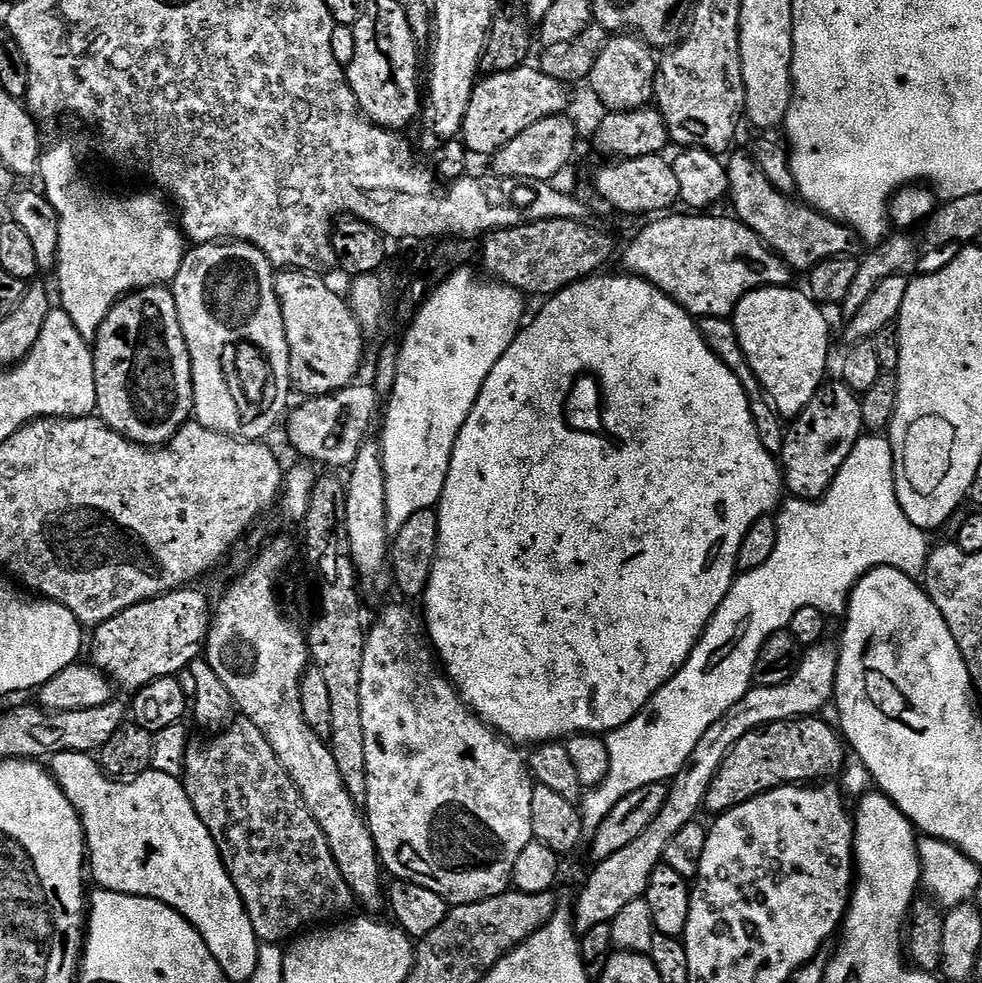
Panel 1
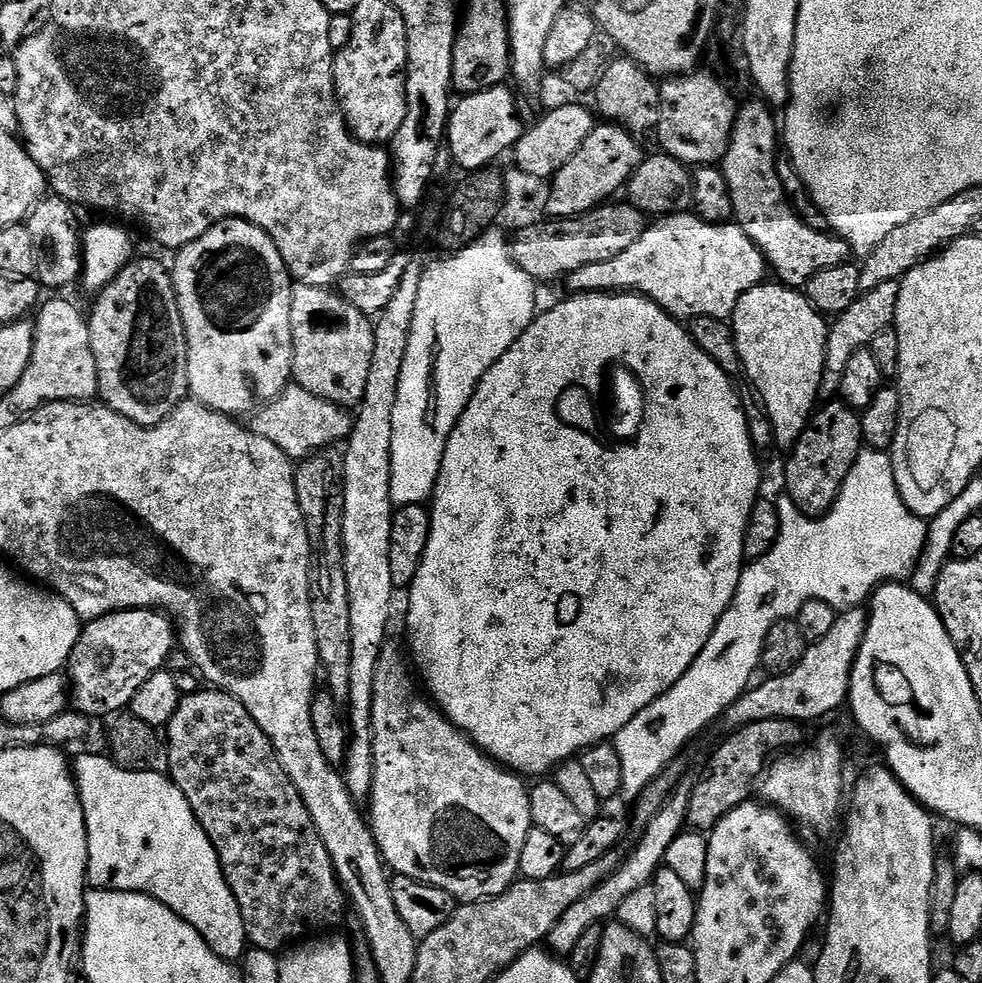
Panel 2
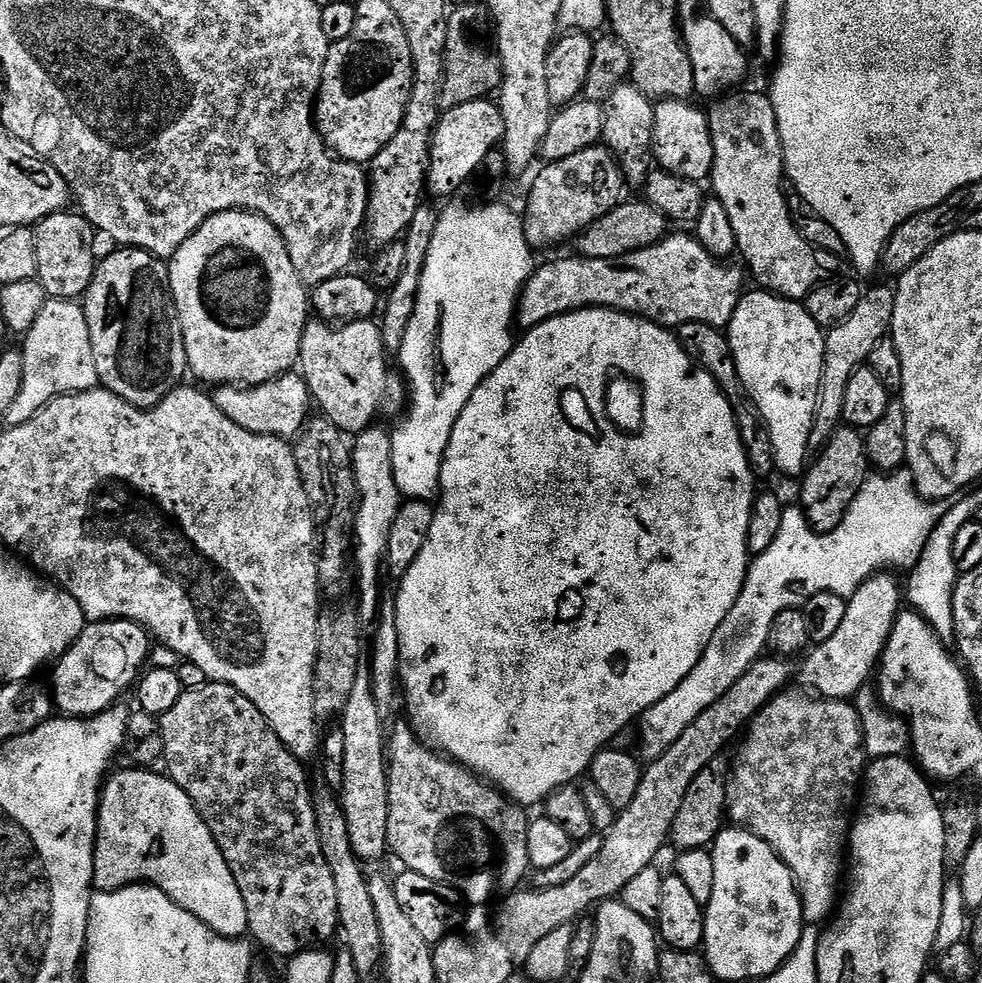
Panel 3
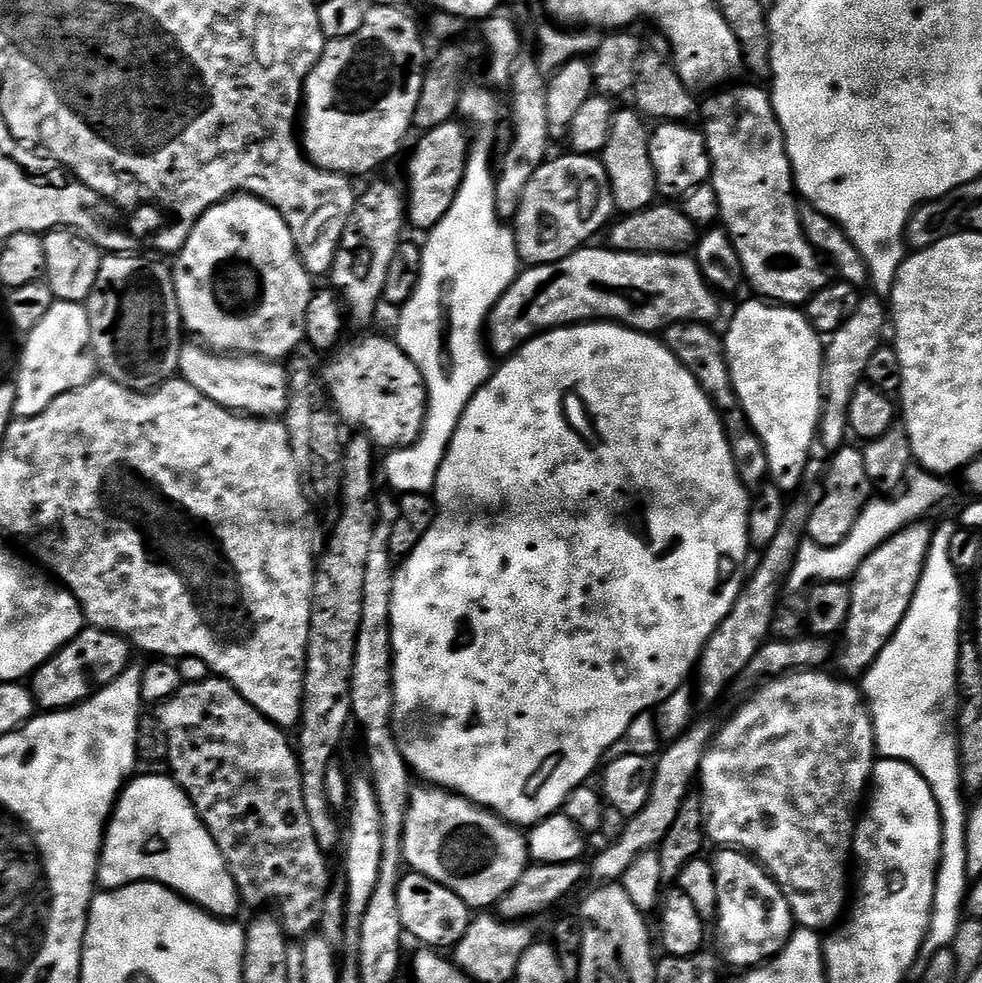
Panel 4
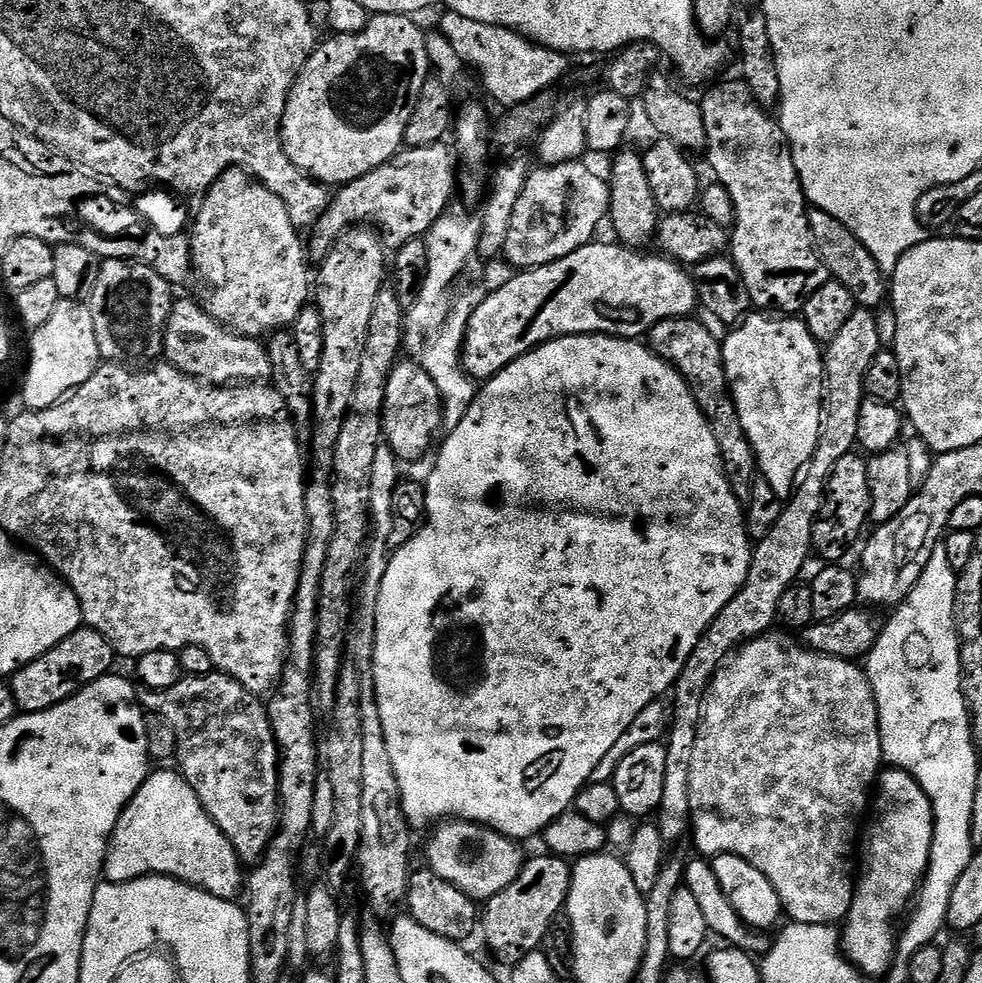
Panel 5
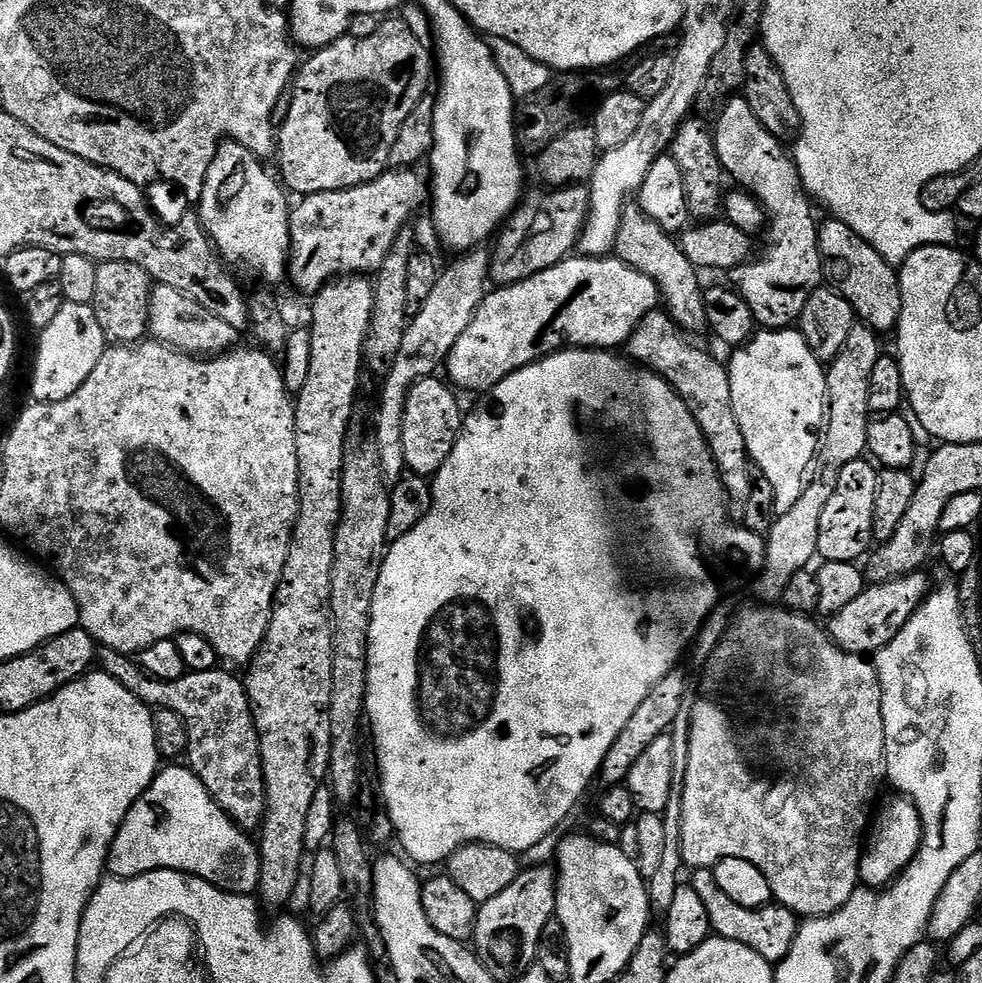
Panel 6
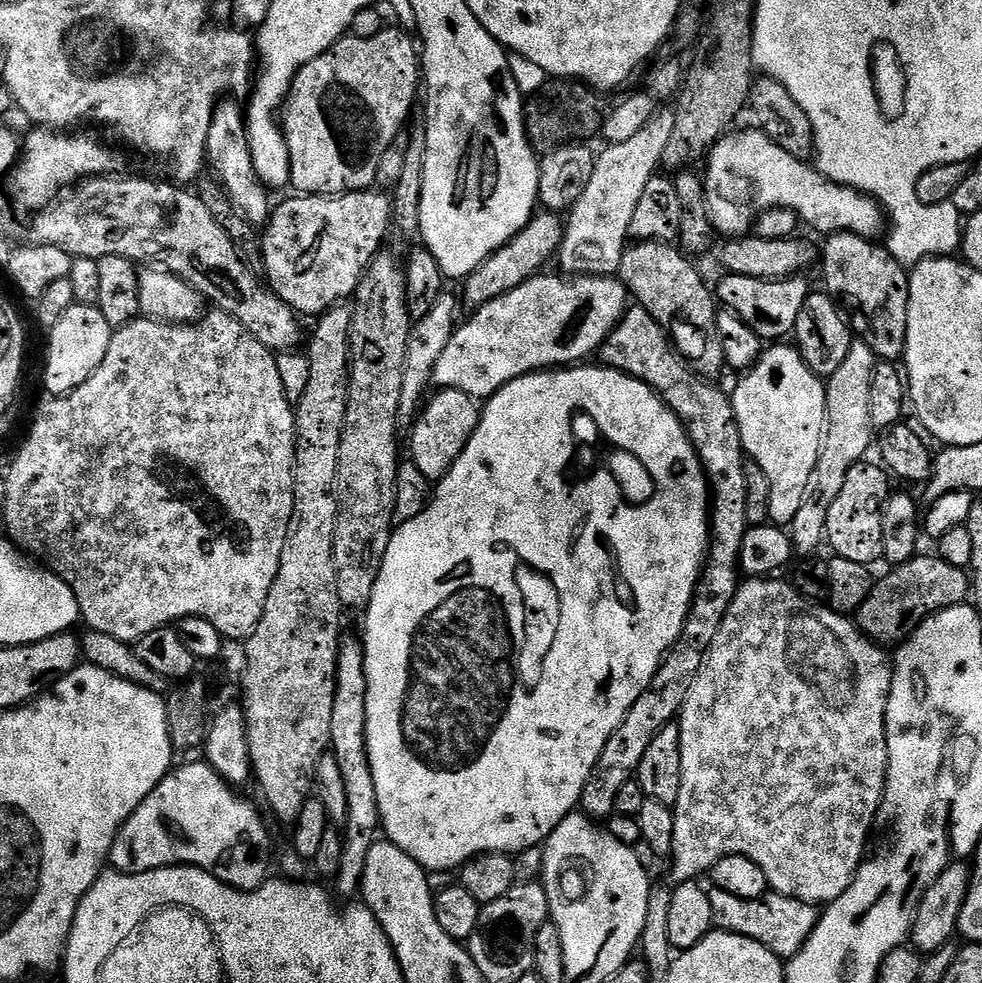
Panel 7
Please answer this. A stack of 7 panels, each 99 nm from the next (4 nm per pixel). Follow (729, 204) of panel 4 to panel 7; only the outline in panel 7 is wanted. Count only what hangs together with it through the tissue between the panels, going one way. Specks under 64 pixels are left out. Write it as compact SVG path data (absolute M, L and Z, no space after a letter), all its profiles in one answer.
M721 275L721 280L714 284L714 295L721 305L729 308L754 334L758 334L765 342L780 342L791 337L796 330L798 314L802 314L802 306L810 295L810 287L803 275L794 276L790 280L759 280L749 276Z

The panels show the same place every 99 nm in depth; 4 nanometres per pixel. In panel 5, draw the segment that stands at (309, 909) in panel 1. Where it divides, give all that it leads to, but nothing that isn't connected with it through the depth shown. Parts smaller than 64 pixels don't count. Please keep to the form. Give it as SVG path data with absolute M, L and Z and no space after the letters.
M185 675L173 688L149 691L146 700L156 700L156 704L146 704L146 708L149 713L172 721L176 731L174 760L180 763L180 775L194 790L208 817L234 846L241 861L256 862L263 857L280 822L280 750L265 705L260 705L257 697L231 676L215 675Z

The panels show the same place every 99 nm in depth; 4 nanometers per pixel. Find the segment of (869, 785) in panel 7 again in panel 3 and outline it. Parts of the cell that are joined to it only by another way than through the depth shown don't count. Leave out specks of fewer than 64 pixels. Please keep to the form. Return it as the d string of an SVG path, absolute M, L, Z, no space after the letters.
M788 695L774 697L747 725L744 745L736 756L736 764L734 760L734 771L728 780L728 804L740 803L736 808L735 823L765 840L790 869L800 894L805 921L810 925L819 920L827 921L838 904L838 893L842 888L840 855L846 852L850 821L854 816L852 803L855 800L857 803L858 789L866 771L864 726L859 711L851 708L853 705L847 700L827 701L811 695Z

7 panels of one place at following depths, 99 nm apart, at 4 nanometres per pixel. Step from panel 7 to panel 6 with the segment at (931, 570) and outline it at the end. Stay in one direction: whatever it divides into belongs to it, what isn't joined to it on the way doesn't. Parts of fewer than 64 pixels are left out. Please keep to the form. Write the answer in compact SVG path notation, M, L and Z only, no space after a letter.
M923 571L911 572L881 584L869 583L854 602L849 602L838 614L827 617L826 631L829 638L842 650L855 656L867 657L881 652L910 622L910 618L920 609L920 604L929 596L930 585Z

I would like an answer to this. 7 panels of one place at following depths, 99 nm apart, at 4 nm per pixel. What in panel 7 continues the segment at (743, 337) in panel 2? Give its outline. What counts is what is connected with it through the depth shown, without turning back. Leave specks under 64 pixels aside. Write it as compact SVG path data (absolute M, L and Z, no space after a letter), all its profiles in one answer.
M780 342L765 347L760 361L737 379L736 389L730 392L747 459L758 462L770 482L768 519L776 526L791 525L802 507L810 474L818 462L826 418L825 381L806 366L799 348L786 345Z

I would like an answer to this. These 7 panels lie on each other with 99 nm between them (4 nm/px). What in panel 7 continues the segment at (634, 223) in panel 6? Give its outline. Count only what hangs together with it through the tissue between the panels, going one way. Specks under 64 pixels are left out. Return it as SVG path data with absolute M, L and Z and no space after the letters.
M642 240L625 247L618 279L624 283L629 297L659 322L695 375L716 378L726 365L722 342L716 325L718 301L710 284L700 277L693 261L675 243Z

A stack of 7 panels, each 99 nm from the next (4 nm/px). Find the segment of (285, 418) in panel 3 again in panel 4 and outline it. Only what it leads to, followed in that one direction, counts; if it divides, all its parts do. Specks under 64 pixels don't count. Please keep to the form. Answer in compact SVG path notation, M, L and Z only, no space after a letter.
M188 342L180 351L179 375L194 390L233 412L253 418L280 418L287 410L289 373L280 362L243 354L213 354L203 343Z

